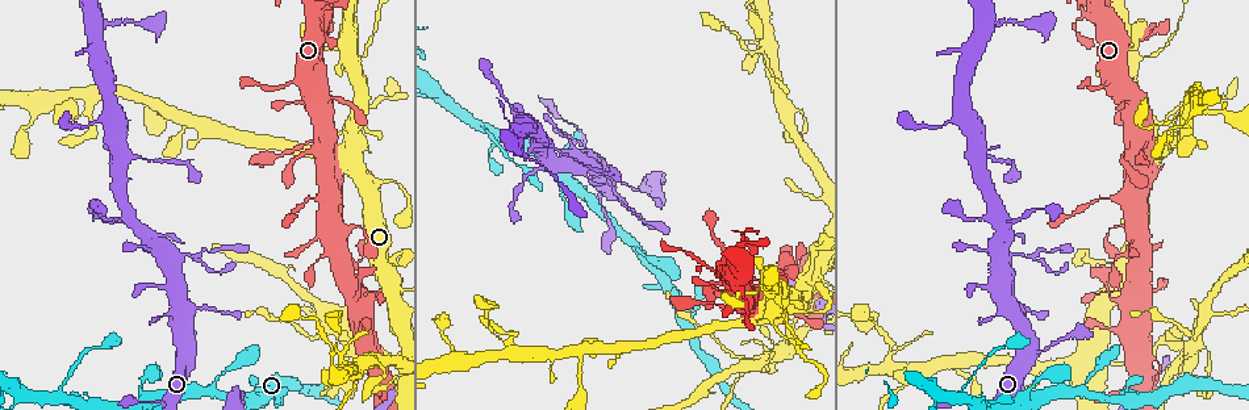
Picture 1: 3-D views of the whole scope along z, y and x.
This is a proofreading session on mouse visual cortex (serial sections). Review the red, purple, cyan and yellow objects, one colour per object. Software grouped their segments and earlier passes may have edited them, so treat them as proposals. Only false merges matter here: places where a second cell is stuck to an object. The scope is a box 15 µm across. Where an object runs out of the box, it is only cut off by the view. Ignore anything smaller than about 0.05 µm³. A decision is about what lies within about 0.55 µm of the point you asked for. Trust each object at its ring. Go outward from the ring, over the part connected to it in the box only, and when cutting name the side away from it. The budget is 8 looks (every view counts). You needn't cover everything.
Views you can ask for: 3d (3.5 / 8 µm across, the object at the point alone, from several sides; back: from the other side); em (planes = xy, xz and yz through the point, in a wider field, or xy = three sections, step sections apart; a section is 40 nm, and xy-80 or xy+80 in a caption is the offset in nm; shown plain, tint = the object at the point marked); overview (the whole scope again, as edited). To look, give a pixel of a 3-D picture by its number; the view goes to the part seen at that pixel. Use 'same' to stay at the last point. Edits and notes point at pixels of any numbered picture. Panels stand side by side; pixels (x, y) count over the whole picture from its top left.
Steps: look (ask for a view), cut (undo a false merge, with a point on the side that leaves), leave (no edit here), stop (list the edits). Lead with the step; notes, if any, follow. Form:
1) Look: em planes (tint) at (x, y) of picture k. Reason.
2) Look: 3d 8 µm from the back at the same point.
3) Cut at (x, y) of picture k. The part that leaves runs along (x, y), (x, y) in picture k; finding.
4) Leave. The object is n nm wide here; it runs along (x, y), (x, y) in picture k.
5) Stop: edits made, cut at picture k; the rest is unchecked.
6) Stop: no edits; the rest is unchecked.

Look: 3d 3.5 µm at (1159, 124) of picture 1.

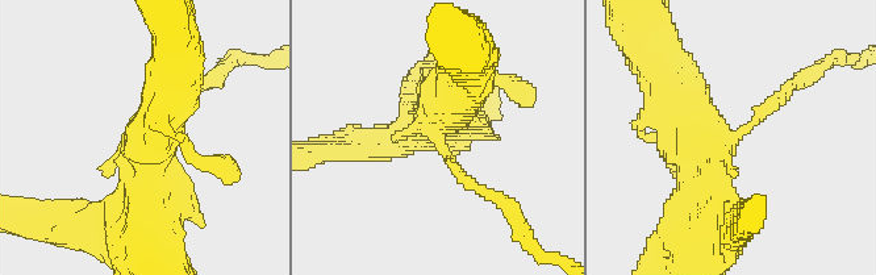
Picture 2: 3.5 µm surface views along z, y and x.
Look: em xy step 1 (tint) at (734, 135) of picture 2. Now the EM.

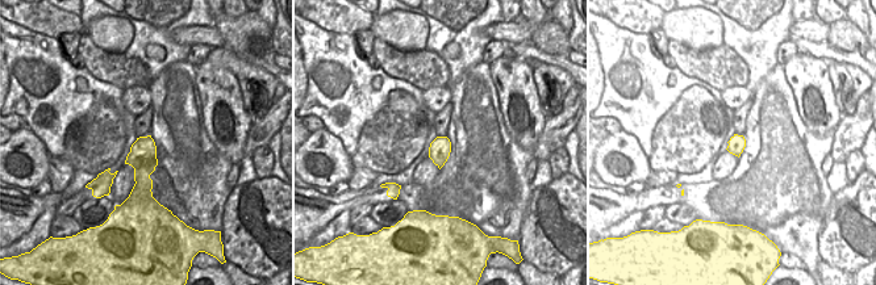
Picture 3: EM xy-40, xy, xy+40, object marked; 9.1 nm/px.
Leave. 3 arms meet here; the arms are 150, 600, 800 nm wide; it runs along (708, 238), (708, 150), (664, 80) in picture 2; continuous, no second cell.

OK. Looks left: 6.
Look: 3d 3.5 µm at (1194, 337) of picture 1.

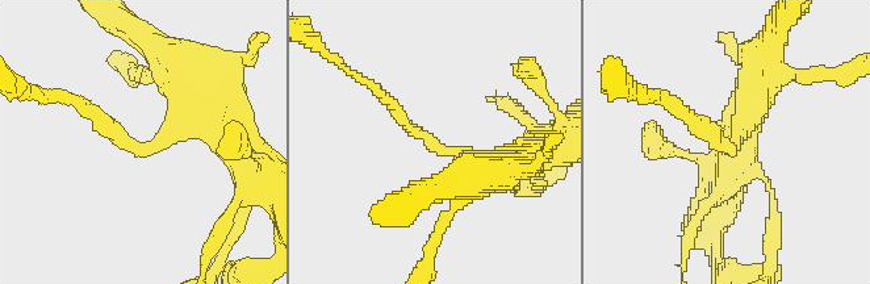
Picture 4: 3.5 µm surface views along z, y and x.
Look: em xy step 1 (tint) at (437, 147) of picture 4. The arms are 150, 300 nm wide; now the EM.

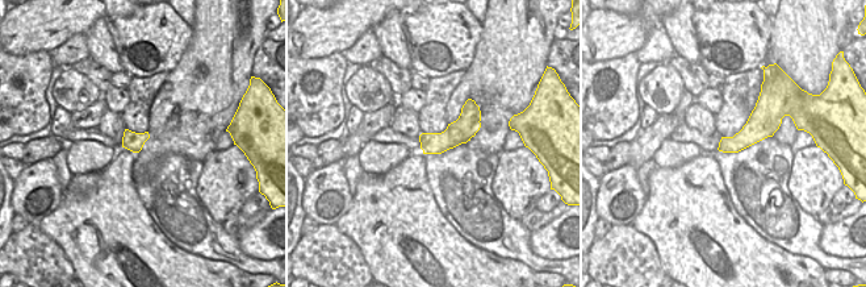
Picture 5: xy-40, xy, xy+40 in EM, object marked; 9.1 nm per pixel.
Leave. The object is 220 nm wide here; it runs along (471, 103), (471, 116), (426, 150) in picture 5; all the same cell.

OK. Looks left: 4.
Look: 3d 3.5 µm at (199, 256) of picture 1. Calibre changes.

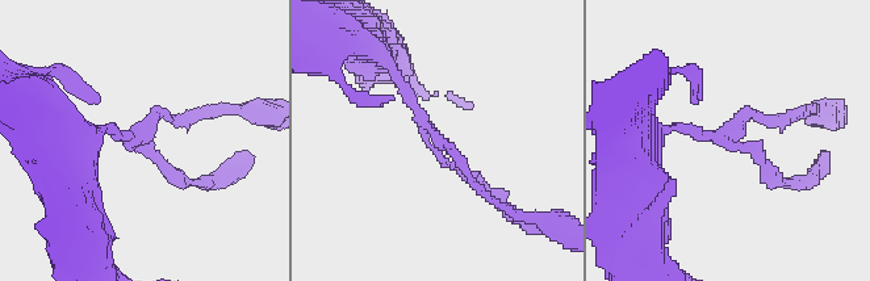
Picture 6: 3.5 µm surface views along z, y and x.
Look: em planes (tint) at (724, 136) of picture 6.

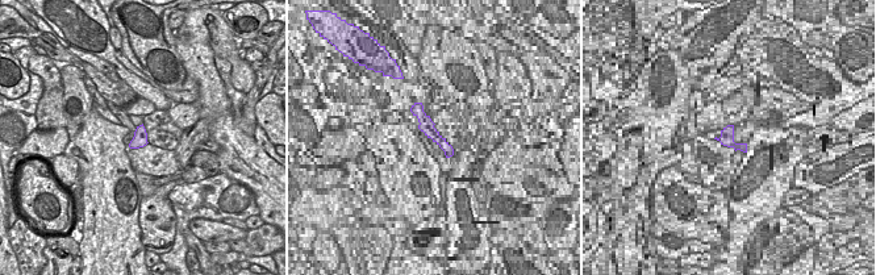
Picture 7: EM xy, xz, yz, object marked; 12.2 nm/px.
Look: em xy step 1 (tint) at the same point. Another direction.

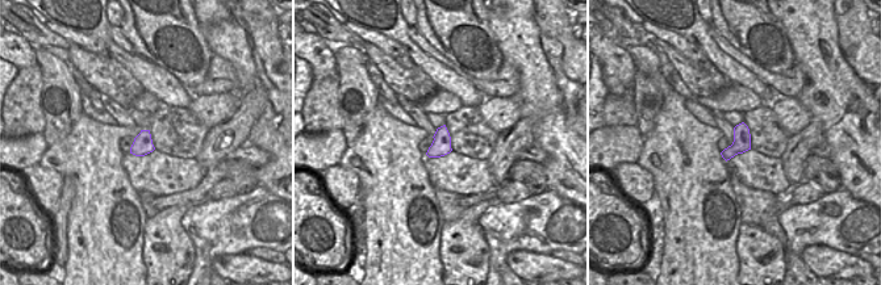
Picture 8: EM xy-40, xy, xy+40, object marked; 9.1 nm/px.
Leave. It runs along (388, 62), (419, 118), (480, 189) in picture 6; one cell here.

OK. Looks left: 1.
Stop: no edits; the rest is unchecked.

